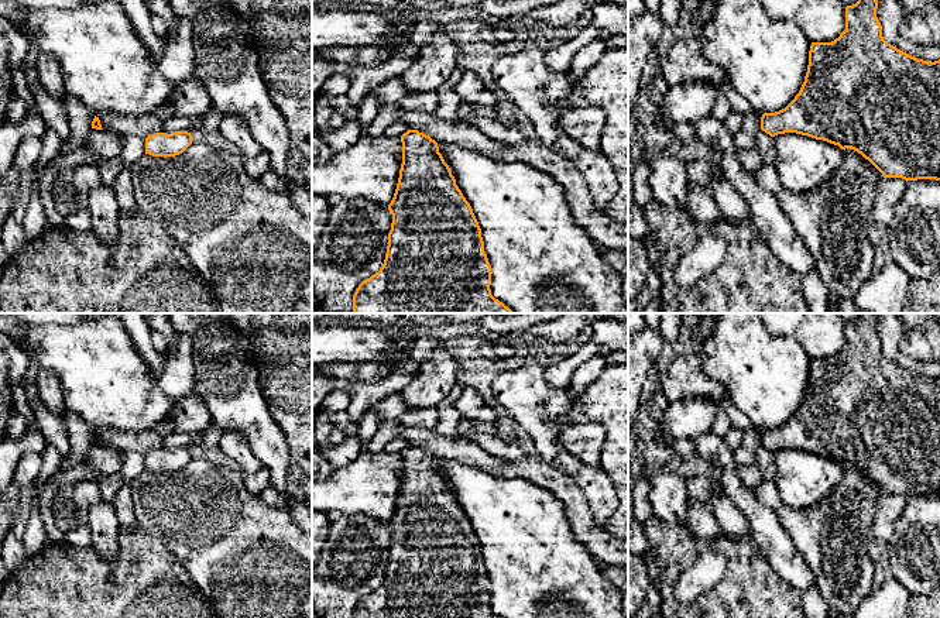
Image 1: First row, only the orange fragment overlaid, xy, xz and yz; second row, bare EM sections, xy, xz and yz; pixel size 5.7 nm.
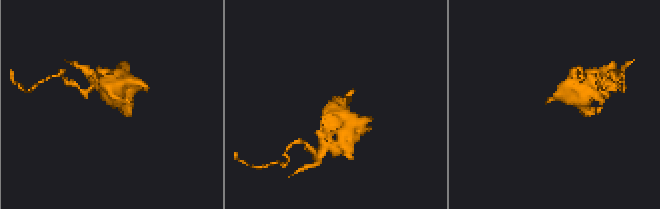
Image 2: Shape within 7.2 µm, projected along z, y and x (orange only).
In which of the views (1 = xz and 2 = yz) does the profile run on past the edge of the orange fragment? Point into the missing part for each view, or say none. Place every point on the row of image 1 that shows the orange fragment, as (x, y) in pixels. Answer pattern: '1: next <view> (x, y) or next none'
1: next none
2: next none

